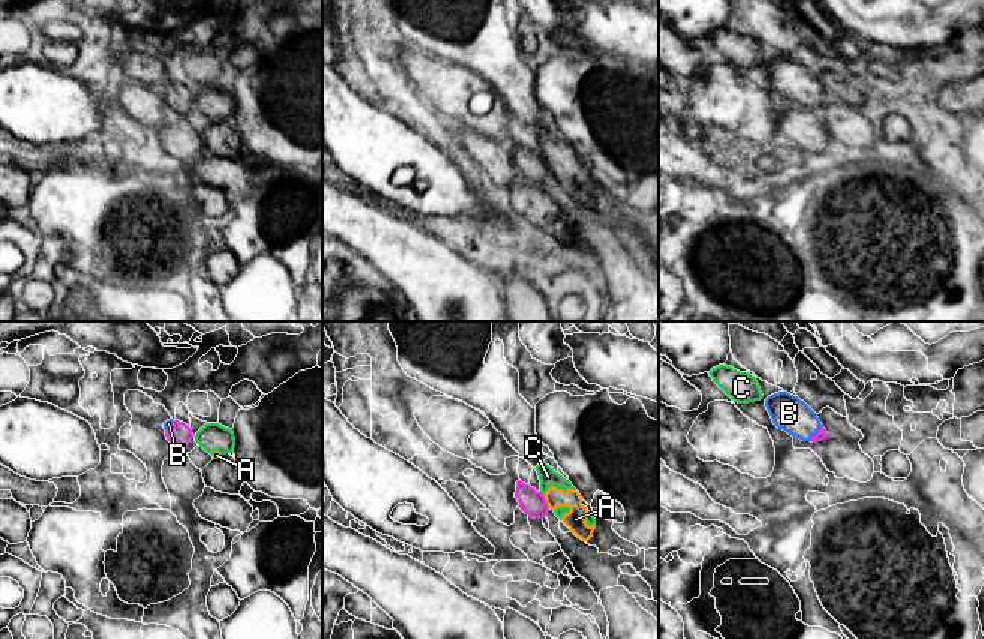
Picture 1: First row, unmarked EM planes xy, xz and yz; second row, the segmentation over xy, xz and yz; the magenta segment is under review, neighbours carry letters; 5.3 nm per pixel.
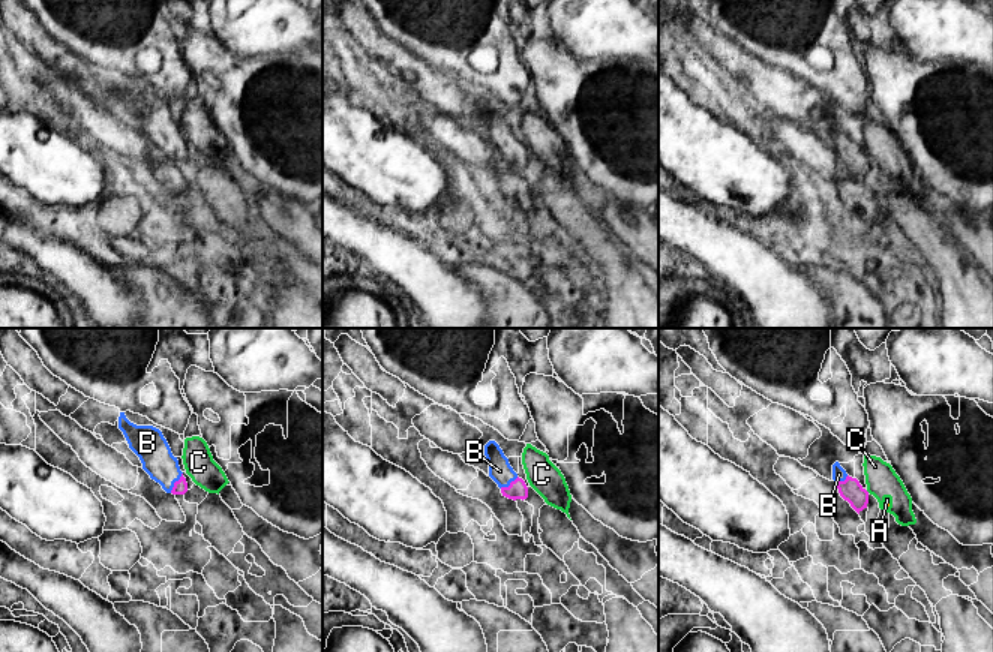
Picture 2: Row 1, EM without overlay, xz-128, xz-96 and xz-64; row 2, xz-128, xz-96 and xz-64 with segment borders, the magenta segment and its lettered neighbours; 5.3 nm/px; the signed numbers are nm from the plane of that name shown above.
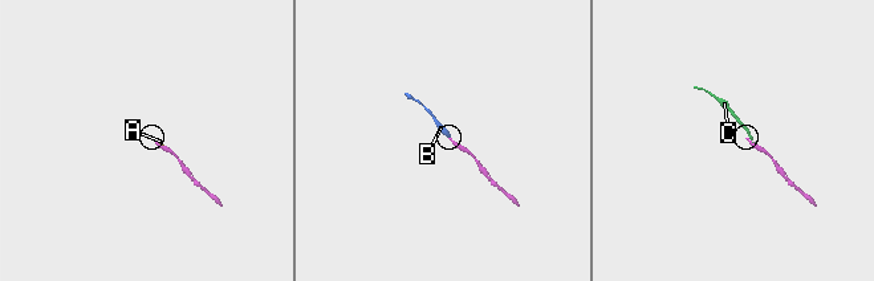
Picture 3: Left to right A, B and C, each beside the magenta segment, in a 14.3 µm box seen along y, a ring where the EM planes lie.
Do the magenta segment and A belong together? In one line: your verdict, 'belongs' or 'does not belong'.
does not belong

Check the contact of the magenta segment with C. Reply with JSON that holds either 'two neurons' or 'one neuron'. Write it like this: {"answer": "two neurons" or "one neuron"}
{"answer": "two neurons"}

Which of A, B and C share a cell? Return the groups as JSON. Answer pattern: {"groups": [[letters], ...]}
{"groups": [["A", "C"], ["B"]]}

